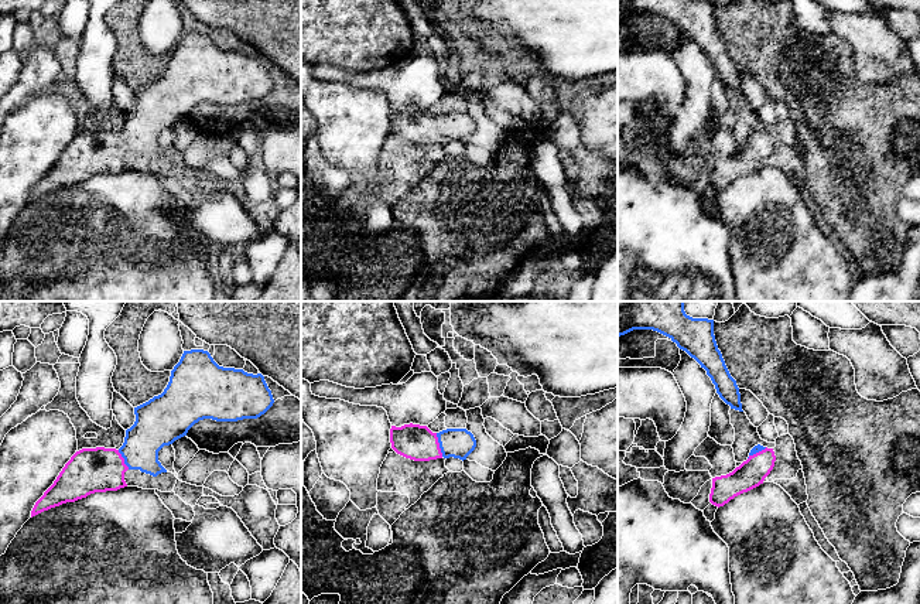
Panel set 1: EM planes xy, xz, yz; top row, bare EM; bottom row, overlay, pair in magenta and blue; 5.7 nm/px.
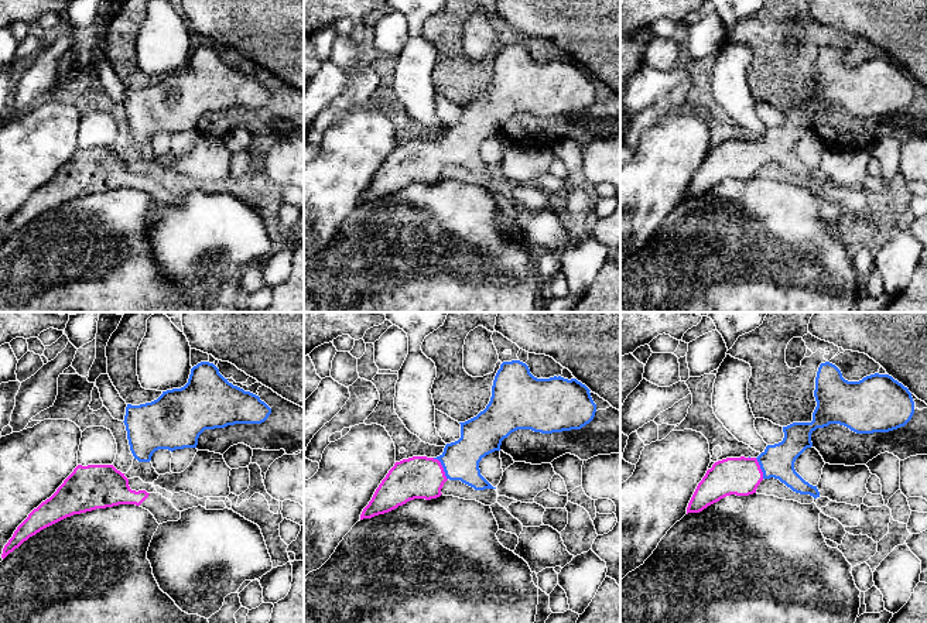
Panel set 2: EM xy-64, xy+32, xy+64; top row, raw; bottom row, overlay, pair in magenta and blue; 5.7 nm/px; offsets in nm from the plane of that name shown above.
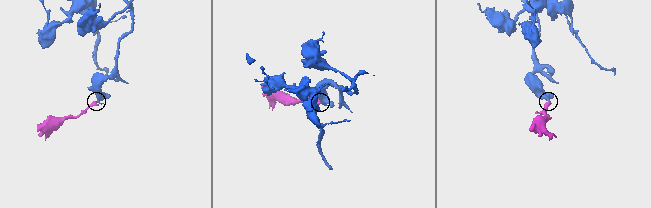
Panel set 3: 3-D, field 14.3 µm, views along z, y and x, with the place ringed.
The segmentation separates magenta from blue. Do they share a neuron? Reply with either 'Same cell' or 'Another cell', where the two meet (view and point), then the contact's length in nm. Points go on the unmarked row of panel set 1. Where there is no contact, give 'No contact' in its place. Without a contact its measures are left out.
Same cell. Touches magenta at xz (438, 128). Shared border 140 nm

